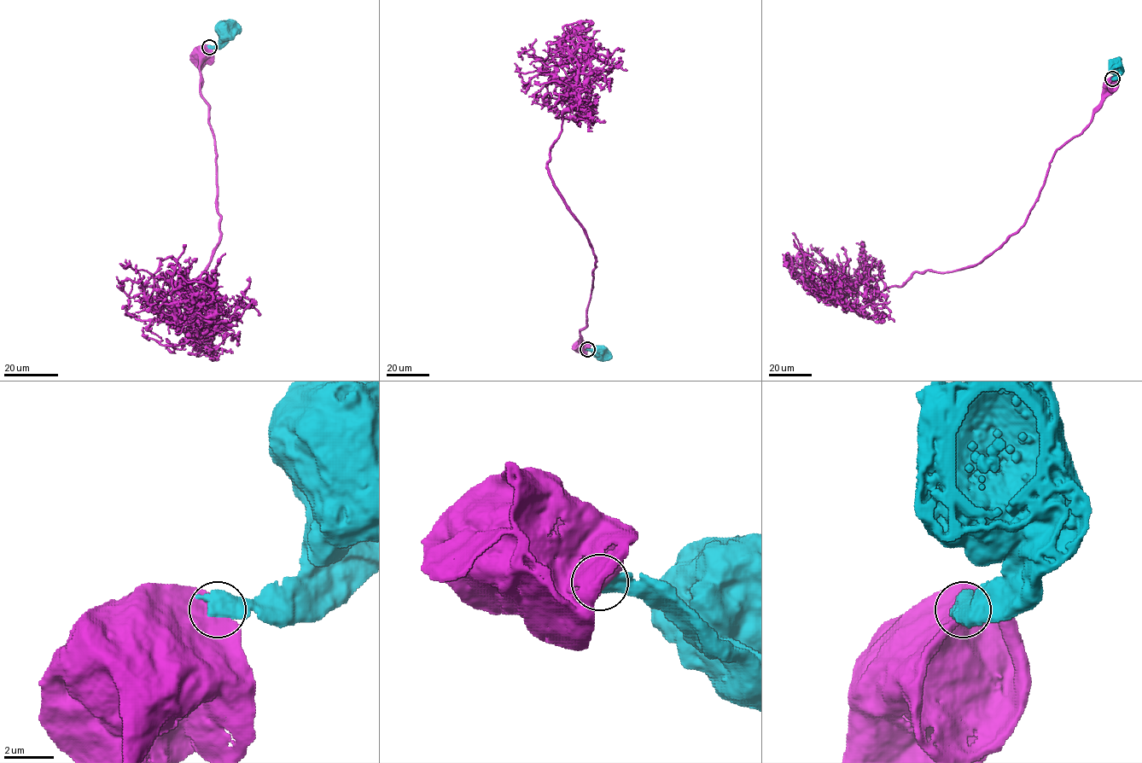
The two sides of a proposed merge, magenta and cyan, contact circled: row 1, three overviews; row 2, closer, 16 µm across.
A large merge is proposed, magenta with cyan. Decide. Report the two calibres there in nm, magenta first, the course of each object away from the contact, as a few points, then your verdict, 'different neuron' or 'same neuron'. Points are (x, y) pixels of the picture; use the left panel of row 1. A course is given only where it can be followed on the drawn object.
800/750 nm | magenta via (210, 47), (200, 91), (220, 241), (192, 283), (159, 292), (187, 330), (160, 312), (172, 303), (186, 244) | cyan via (210, 47), (218, 43), (219, 33), (223, 30) | different neuron

